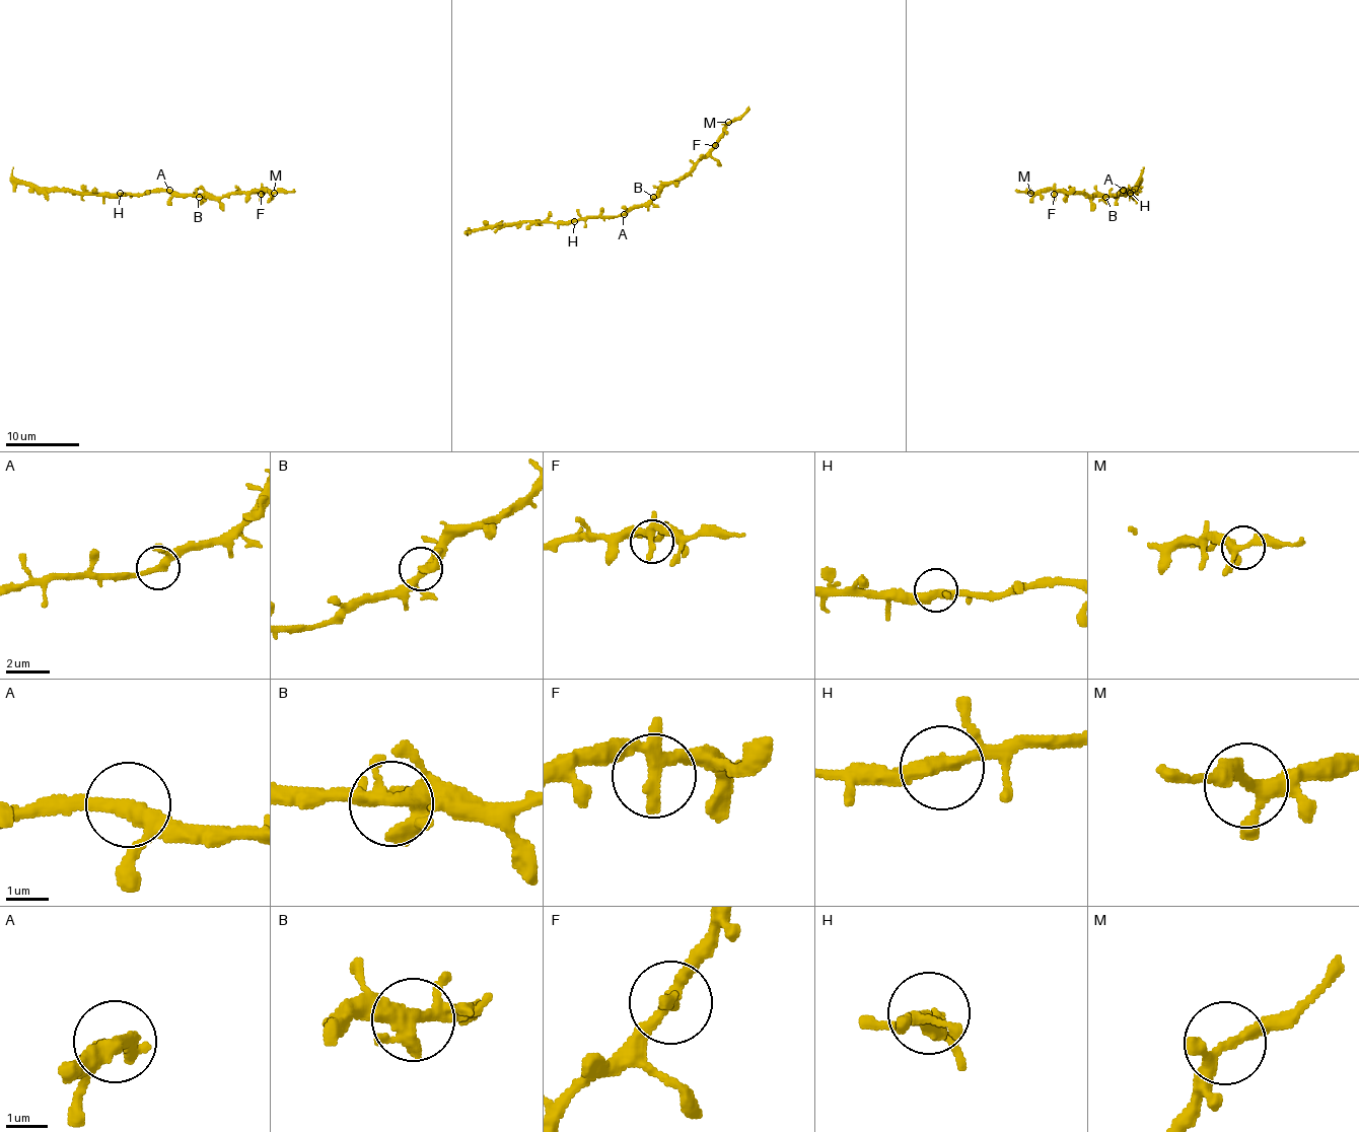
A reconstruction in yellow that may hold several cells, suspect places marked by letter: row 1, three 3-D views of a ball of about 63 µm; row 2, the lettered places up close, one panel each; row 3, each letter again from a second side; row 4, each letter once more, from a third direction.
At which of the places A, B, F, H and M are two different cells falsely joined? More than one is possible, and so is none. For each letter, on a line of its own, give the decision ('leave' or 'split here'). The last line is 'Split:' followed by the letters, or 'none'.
A: leave
B: leave
F: leave
H: leave
M: leave
Split: none

